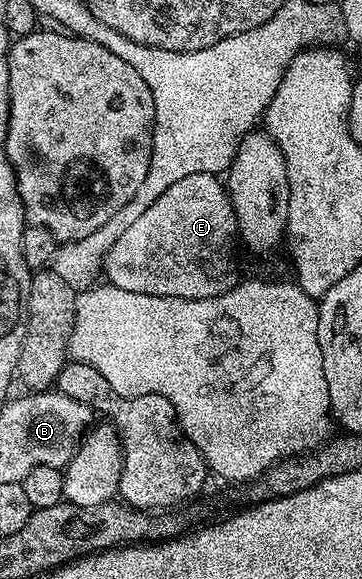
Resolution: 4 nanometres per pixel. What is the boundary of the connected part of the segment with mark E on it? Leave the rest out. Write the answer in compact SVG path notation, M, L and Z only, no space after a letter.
M195 174L186 176L170 184L118 240L114 248L104 257L103 277L126 292L142 292L146 296L174 296L186 300L202 300L210 296L222 296L236 287L236 262L232 259L232 241L238 238L236 217L225 183L214 174Z

